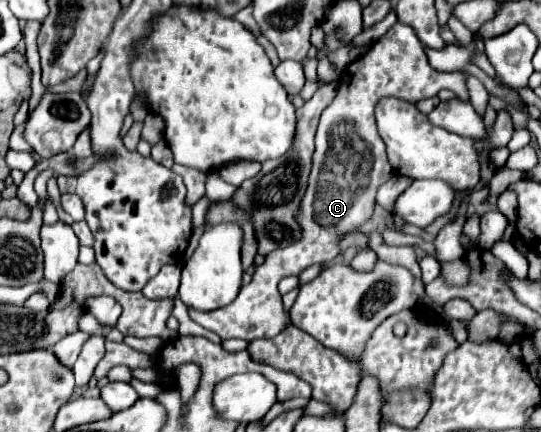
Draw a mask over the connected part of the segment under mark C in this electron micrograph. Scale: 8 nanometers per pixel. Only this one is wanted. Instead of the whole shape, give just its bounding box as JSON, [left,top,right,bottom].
[189,23,469,341]

